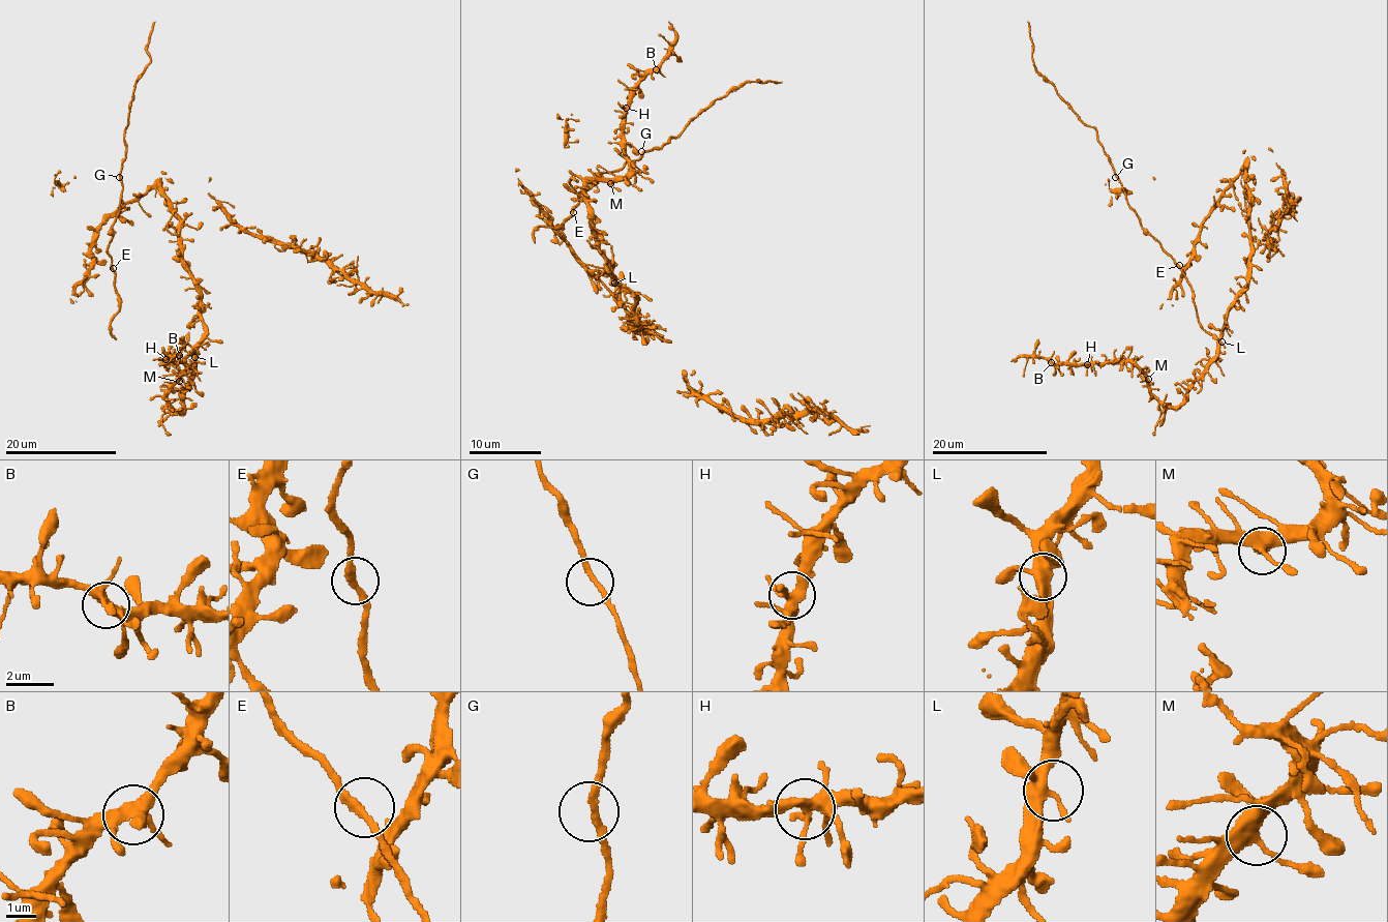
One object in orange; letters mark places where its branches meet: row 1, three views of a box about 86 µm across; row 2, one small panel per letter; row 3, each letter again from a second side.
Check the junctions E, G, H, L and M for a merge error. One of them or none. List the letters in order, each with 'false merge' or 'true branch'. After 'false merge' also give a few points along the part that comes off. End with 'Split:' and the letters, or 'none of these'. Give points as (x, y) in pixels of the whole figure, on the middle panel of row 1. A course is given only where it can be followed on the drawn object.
E: true branch
G: true branch
H: true branch
L: true branch
M: true branch
Split: none of these

